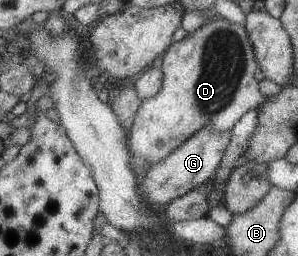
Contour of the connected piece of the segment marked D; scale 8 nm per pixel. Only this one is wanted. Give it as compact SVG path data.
M219 16L206 21L205 24L198 30L188 34L184 40L176 43L174 42L163 57L162 67L165 79L162 90L160 93L158 93L158 95L154 95L154 97L143 100L142 106L140 107L138 114L135 116L135 123L129 132L129 148L134 161L146 161L149 166L156 165L156 163L164 161L164 159L166 159L166 157L168 157L172 151L176 151L176 149L178 149L182 143L186 143L186 141L188 141L192 135L196 135L196 133L198 133L198 131L200 131L200 129L202 129L206 123L212 123L216 131L232 129L235 123L238 122L238 119L240 119L242 115L246 113L246 111L256 109L260 103L266 103L266 96L258 93L258 83L256 83L256 79L254 79L254 73L256 73L256 59L257 57L255 56L253 43L249 39L249 33L246 32L244 26L230 23L230 21L227 21Z

